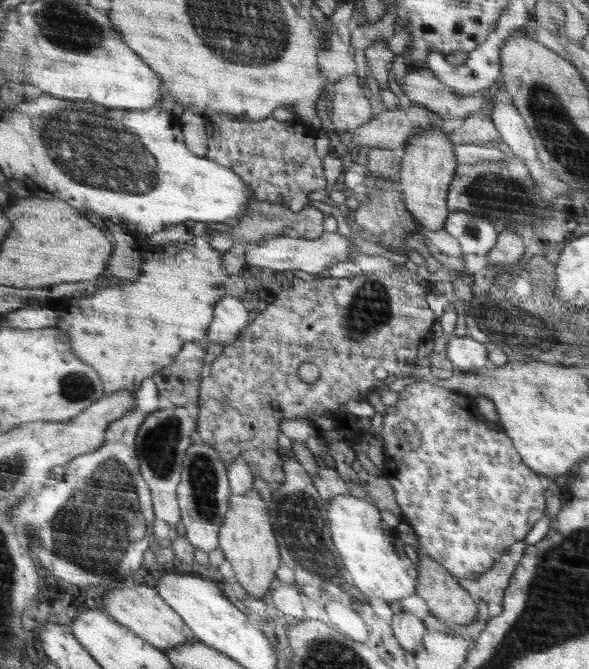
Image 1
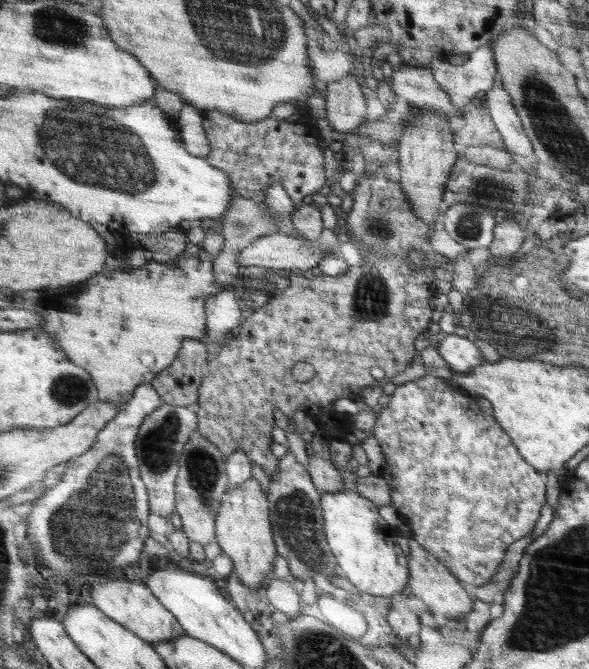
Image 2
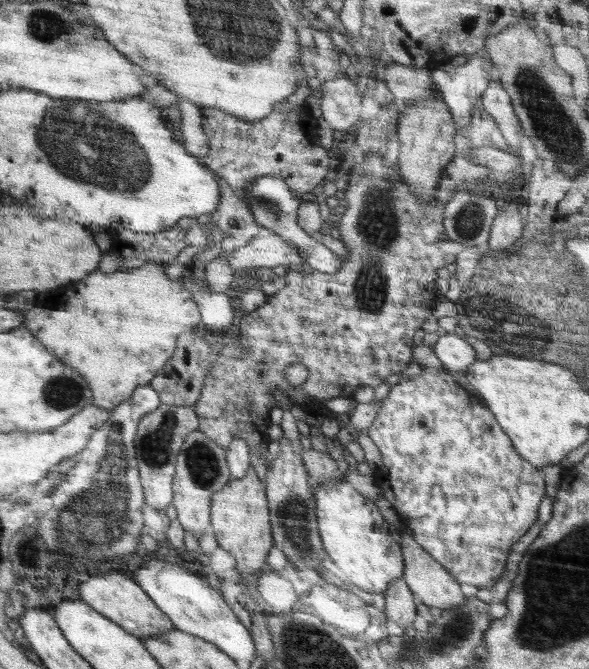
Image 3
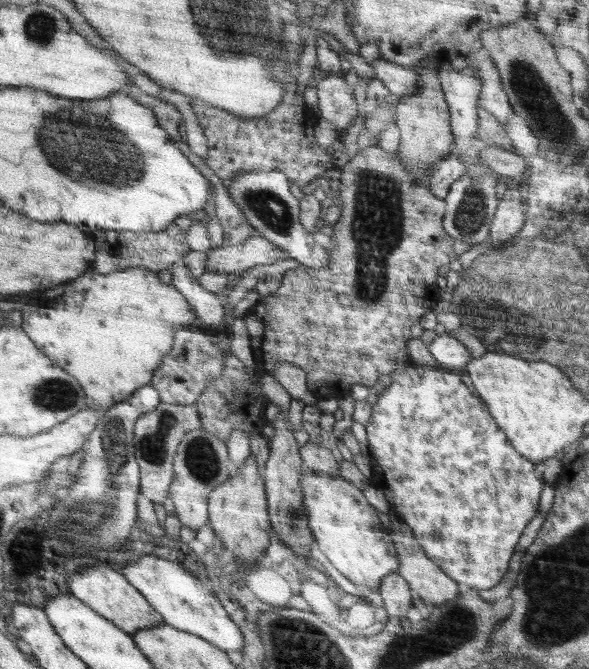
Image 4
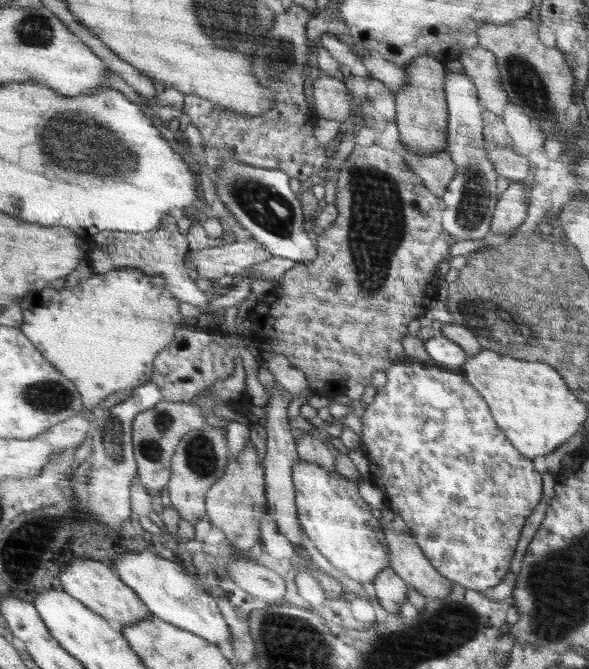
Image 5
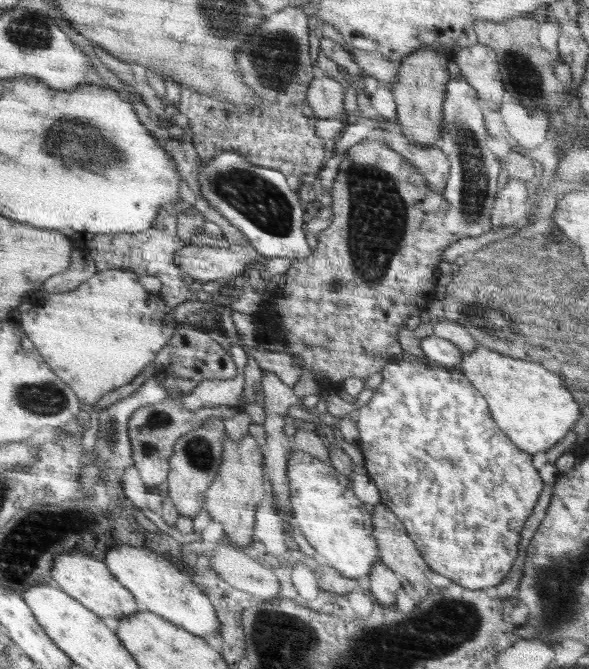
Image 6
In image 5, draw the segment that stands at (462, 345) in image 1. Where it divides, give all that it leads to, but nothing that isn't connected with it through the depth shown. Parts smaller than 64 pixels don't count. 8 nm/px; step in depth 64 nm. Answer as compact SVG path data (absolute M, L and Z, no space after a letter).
M440 334L426 340L423 345L433 364L437 366L444 366L456 371L460 370L469 359L469 356L458 343L452 342Z

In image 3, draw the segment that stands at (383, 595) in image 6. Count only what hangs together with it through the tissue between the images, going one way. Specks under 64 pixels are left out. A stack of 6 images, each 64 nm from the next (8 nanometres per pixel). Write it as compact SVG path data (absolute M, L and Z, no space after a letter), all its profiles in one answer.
M403 578L394 580L388 589L383 592L385 598L385 614L387 620L393 620L404 631L410 624L413 625L417 614L417 599L413 592L408 589Z

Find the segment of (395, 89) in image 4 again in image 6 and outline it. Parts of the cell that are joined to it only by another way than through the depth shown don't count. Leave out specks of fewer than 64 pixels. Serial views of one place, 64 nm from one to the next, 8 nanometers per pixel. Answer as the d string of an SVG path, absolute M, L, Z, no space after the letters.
M349 49L353 61L363 70L364 77L393 83L397 80L400 63L385 59L379 52Z

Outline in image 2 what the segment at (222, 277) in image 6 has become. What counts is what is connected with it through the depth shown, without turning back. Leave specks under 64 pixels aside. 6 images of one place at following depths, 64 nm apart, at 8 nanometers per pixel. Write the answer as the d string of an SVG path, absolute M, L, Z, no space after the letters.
M323 229L320 236L314 241L308 241L304 237L293 237L278 232L272 232L264 236L258 237L248 248L240 252L237 258L239 266L263 266L264 268L278 268L291 270L299 268L305 273L312 267L317 266L319 260L325 254L334 254L336 249L343 242L344 238L336 231Z

